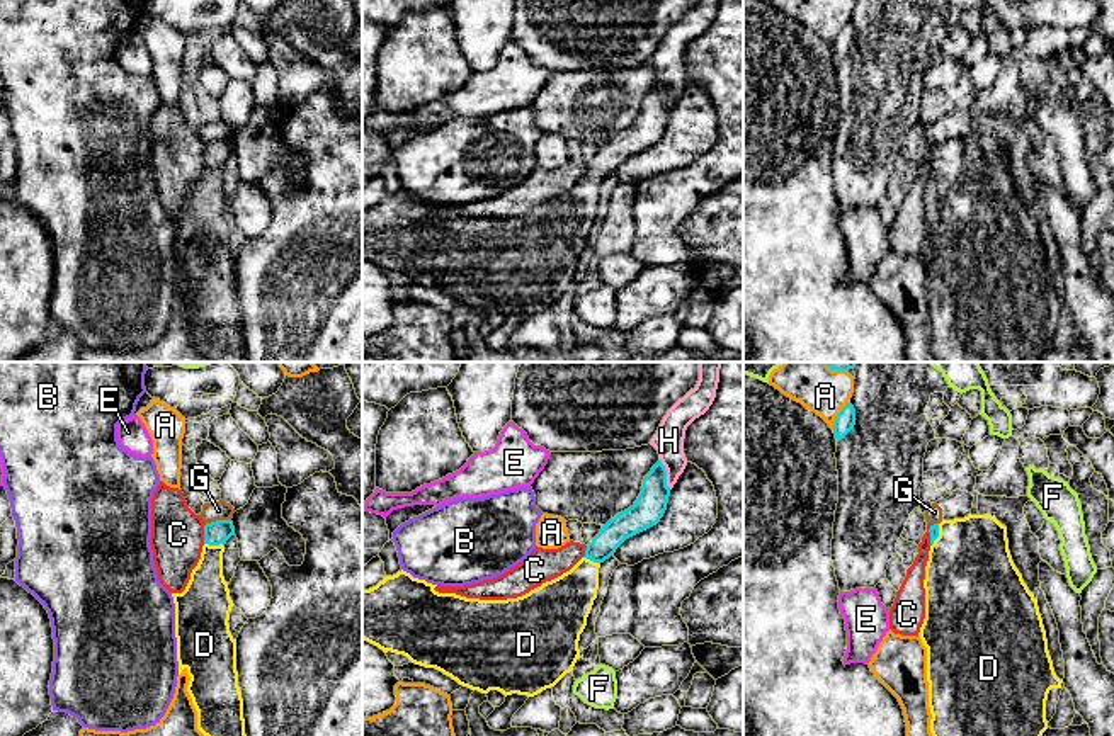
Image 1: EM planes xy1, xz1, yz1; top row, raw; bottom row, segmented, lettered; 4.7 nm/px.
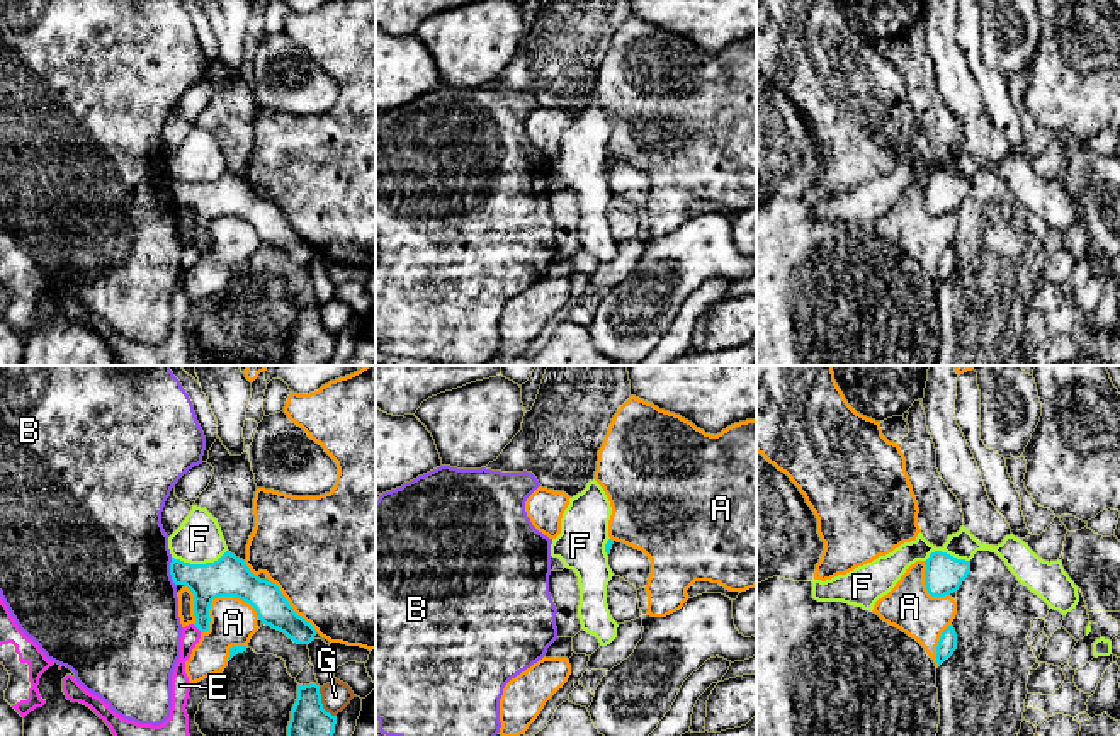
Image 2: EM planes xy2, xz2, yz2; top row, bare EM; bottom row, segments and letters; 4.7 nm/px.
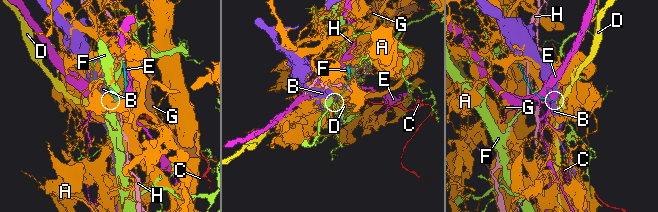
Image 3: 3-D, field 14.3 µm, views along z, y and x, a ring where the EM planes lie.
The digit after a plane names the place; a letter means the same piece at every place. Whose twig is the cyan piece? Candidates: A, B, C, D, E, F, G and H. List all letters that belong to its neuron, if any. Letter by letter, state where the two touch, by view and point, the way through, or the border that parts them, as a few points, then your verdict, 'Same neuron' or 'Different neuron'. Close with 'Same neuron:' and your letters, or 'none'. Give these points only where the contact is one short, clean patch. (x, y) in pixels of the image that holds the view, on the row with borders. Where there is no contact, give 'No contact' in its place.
A: Touches cyan at xy2 (218, 595). Different neuron
B: Touches cyan at xy2 (170, 571). Boundary: xy2 (170, 558), (170, 578), (175, 583). Different neuron
C: Touches cyan at xy1 (204, 534). Different neuron
D: Touches cyan at xy1 (215, 544). Path across: xy1 (216, 532), (215, 544), (206, 578), (206, 595). Same neuron
E: Touches cyan at xy2 (197, 628). Boundary: xy2 (192, 624), (201, 633). Different neuron
F: Touches cyan at xy2 (199, 565). Boundary: xy2 (226, 549), (216, 560), (204, 563), (184, 563), (172, 558). Different neuron
G: Touches cyan at xy2 (322, 704). Different neuron
H: Touches cyan at xz1 (665, 475). Different neuron
Same neuron: D

